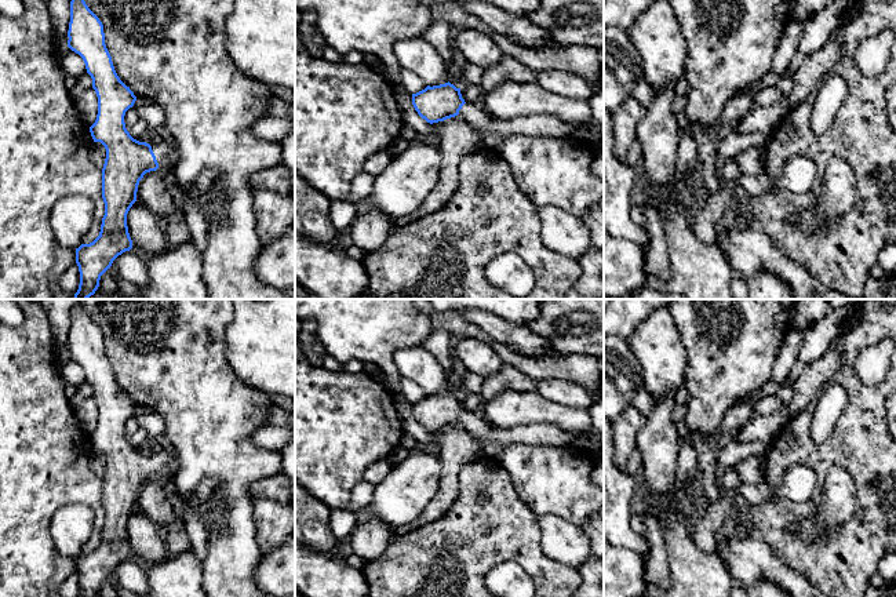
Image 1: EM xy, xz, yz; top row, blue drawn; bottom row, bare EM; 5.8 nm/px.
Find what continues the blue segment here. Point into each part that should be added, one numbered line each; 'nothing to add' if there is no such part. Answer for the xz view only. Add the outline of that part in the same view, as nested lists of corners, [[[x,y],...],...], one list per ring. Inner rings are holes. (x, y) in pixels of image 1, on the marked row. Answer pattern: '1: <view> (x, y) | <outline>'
1: xz (492, 133) | [[[465,103],[458,116],[476,130],[480,136],[480,149],[498,149],[506,138],[514,134],[565,136],[575,132],[580,125],[586,125],[593,141],[598,141],[601,130],[601,124],[594,119],[582,124],[569,124],[553,116],[514,117],[503,121],[489,117],[480,103]]]

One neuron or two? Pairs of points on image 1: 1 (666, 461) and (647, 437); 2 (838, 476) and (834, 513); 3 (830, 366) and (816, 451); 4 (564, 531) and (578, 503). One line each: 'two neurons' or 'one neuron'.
1: one neuron
2: one neuron
3: two neurons
4: two neurons

